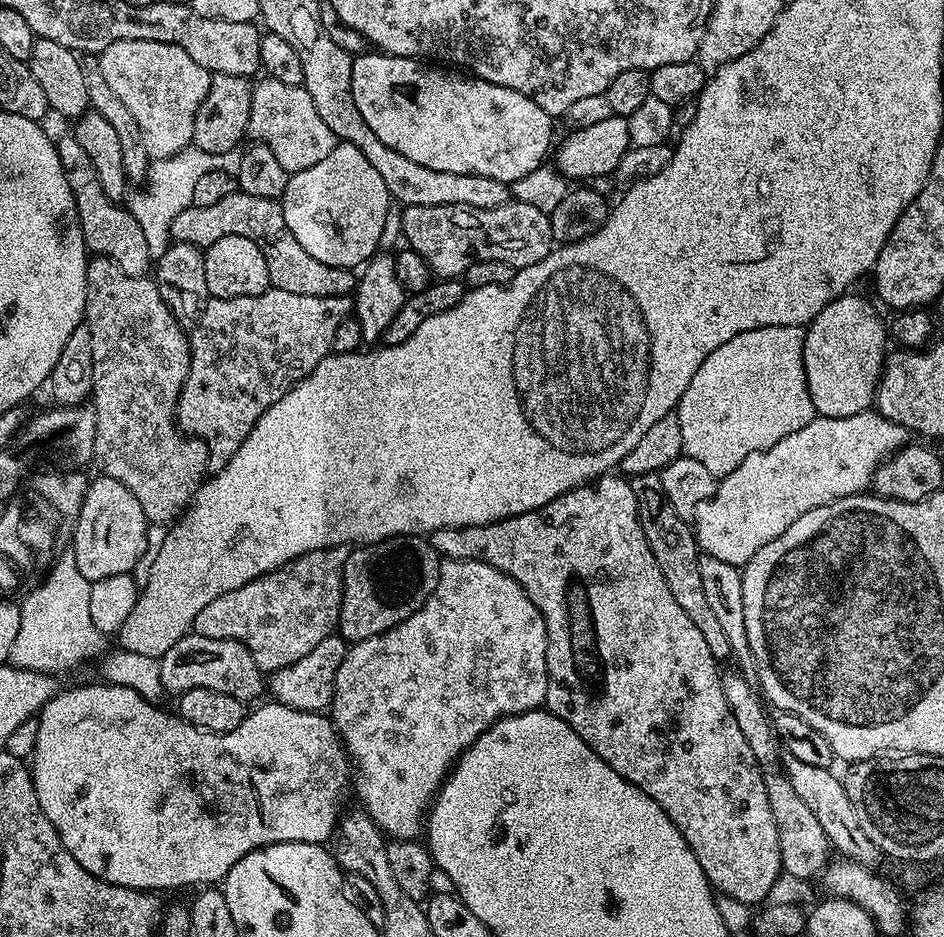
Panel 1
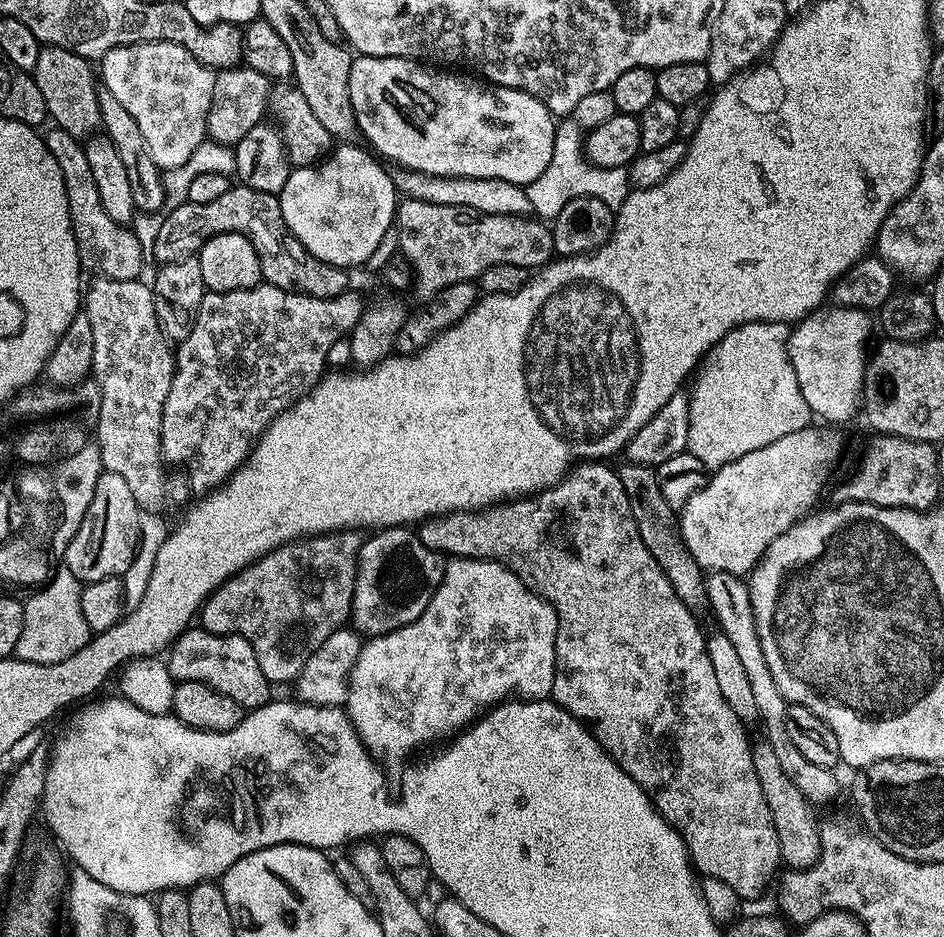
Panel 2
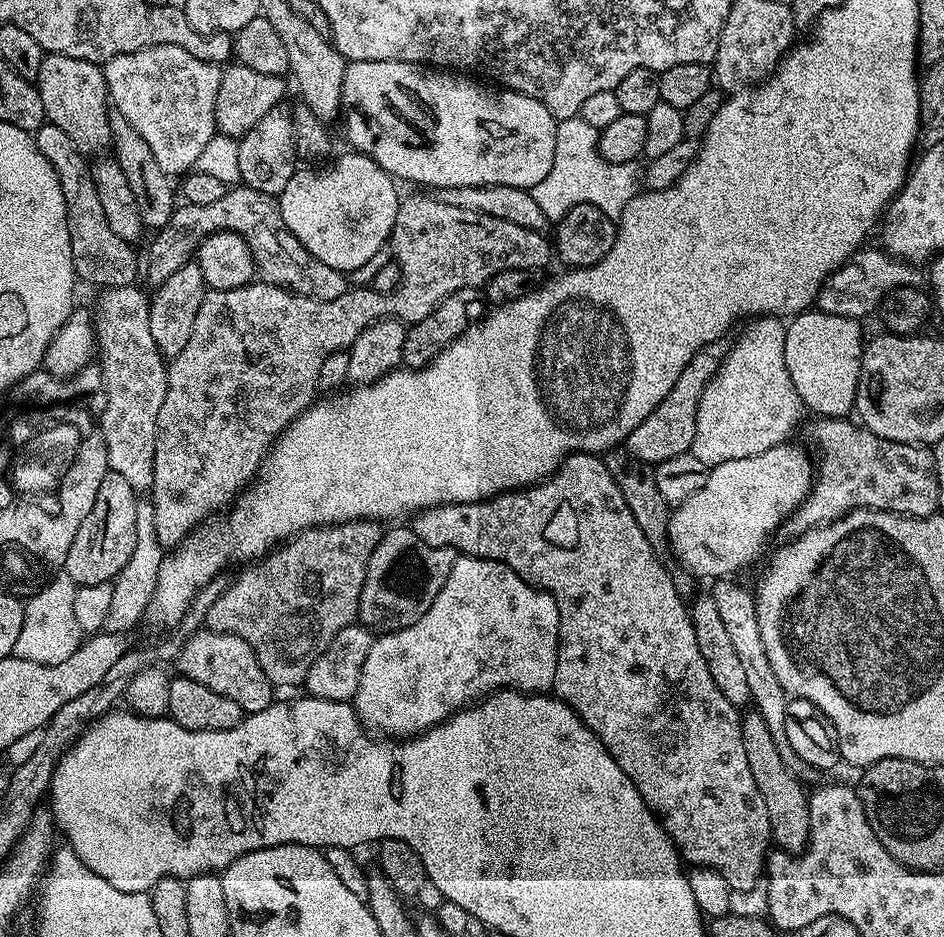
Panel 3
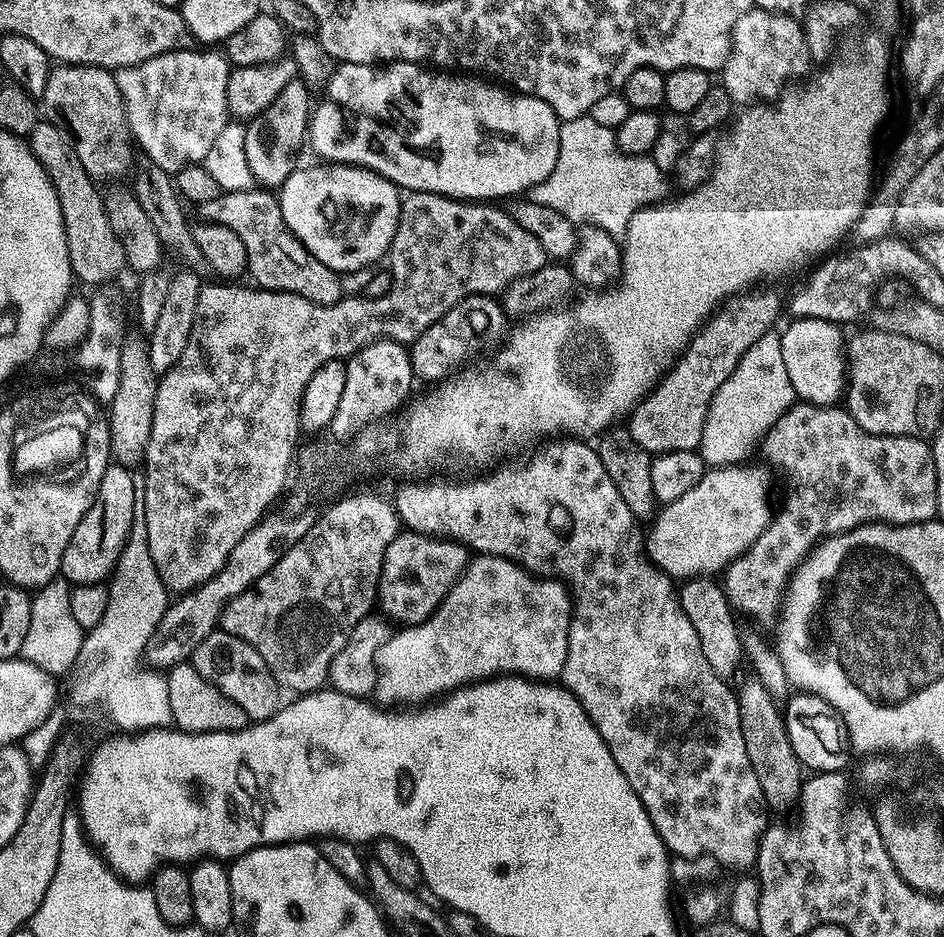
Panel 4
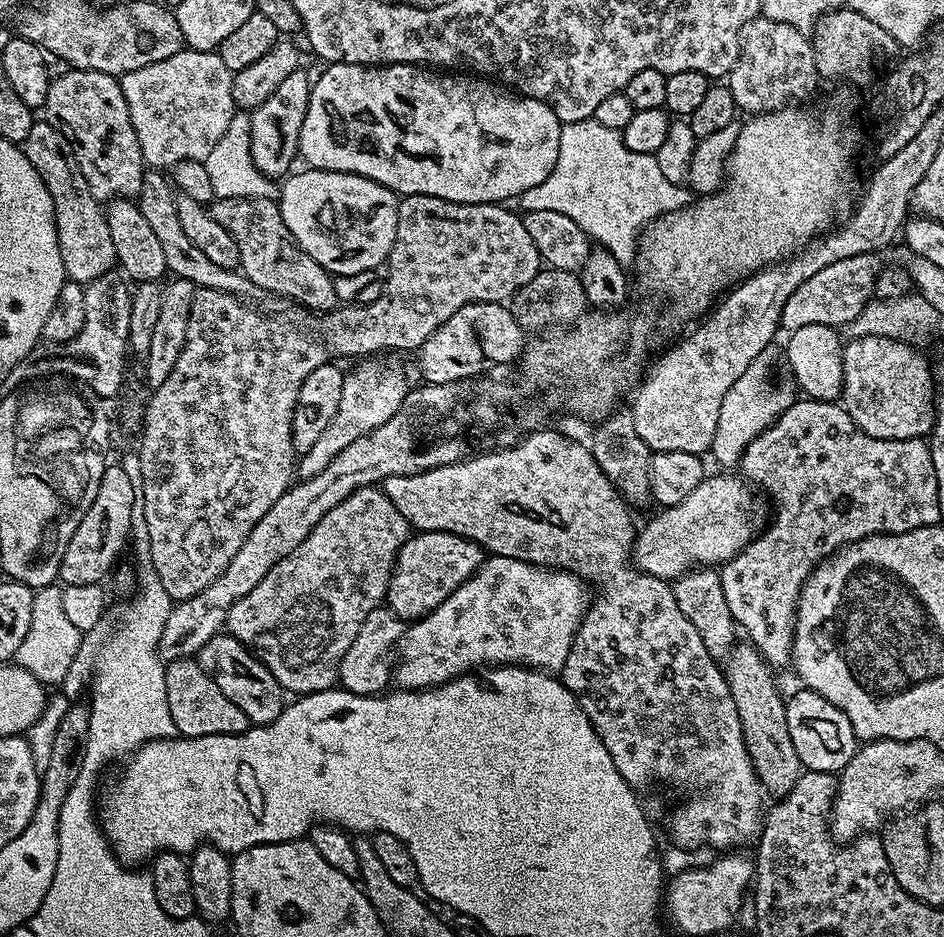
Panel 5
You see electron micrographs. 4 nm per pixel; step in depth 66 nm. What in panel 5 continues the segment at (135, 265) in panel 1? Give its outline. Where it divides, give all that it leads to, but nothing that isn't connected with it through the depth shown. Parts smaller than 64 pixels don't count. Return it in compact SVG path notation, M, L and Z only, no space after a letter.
M40 118L30 126L30 134L26 134L22 147L42 182L46 182L47 196L54 202L65 277L86 286L94 278L102 278L102 274L113 271L117 267L116 251L105 209L101 201L94 198L86 178L82 178L82 170L78 170L78 162L67 138Z

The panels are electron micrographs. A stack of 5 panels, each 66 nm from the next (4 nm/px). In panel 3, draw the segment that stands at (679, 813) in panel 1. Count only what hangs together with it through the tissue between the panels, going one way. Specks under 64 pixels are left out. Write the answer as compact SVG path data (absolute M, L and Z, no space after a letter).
M573 452L547 480L539 484L502 492L490 500L479 500L473 504L439 504L437 508L425 508L411 517L410 527L414 534L418 534L418 538L422 538L422 542L426 542L426 546L451 548L457 554L496 560L514 570L514 574L521 576L527 584L552 595L560 615L560 645L552 683L555 695L577 712L582 723L600 739L602 746L606 746L610 758L622 766L622 774L634 782L638 794L642 794L649 810L672 837L672 843L689 865L709 868L722 874L733 891L750 890L761 883L766 872L766 857L774 841L770 830L770 814L766 814L766 802L762 802L758 782L754 782L754 774L750 774L750 761L746 758L746 746L742 742L741 713L726 698L722 698L722 690L718 690L714 678L710 678L710 666L706 666L706 658L702 658L702 650L698 650L698 638L694 634L689 605L686 600L684 604L671 574L656 557L644 533L645 525L634 518L634 514L630 514L630 506L626 506L626 498L622 498L622 490L618 490L618 482L614 482L612 472L604 465L603 459L590 452Z

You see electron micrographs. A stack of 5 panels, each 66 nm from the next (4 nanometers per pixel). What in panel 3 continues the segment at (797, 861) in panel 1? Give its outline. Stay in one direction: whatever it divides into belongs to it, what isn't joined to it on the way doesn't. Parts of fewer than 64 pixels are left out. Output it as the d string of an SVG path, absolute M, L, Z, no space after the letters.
M752 716L743 717L742 742L746 746L746 758L750 761L750 774L754 774L762 802L766 802L766 814L770 814L772 839L779 851L799 854L807 848L810 838L809 793L804 792L805 785L789 770L786 762L782 762L782 754L778 754L778 746L774 746L774 734L770 734L770 726Z

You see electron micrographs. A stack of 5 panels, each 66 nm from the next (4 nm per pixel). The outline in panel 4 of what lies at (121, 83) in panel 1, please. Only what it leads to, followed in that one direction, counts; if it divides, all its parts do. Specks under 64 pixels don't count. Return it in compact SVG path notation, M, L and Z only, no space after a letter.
M177 50L158 54L146 62L117 68L114 72L128 119L128 131L132 133L139 151L170 174L203 162L206 154L210 154L210 146L214 146L214 138L218 138L230 122L226 106L226 82L230 71L227 55L220 53L219 56L216 50L196 51Z

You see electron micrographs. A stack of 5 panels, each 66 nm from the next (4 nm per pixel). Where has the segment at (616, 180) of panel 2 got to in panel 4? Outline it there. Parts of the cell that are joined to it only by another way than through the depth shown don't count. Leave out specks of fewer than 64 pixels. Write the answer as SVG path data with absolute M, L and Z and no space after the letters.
M589 114L561 123L558 162L554 162L550 178L538 182L530 189L530 198L542 206L550 206L550 210L558 210L558 214L562 214L577 226L594 224L620 238L628 228L630 218L639 208L663 201L669 195L669 181L666 176L664 181L664 176L665 173L652 161L651 155L627 156L625 152L621 152L616 145L615 131L594 122L594 118Z

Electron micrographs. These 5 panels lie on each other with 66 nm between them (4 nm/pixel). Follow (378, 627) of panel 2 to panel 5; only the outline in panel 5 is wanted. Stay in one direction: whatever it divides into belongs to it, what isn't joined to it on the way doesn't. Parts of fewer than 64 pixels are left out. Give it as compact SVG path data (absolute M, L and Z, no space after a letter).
M421 532L409 535L396 555L396 565L388 583L386 606L400 620L415 622L446 602L462 582L480 569L486 553L472 540L449 532Z

